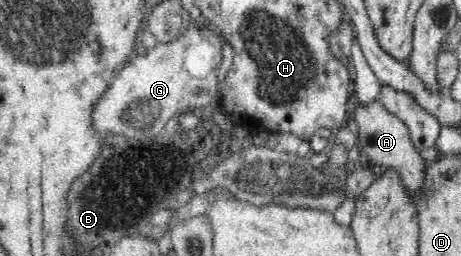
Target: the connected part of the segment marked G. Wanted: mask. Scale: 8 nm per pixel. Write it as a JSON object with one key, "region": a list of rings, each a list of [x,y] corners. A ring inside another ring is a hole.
{"region":[[[192,20],[183,36],[170,42],[157,43],[147,50],[145,55],[133,54],[127,59],[115,77],[110,81],[104,97],[93,106],[91,112],[91,124],[101,136],[108,136],[108,132],[117,132],[126,136],[148,137],[158,136],[163,126],[170,117],[178,117],[188,110],[196,110],[199,113],[208,106],[218,106],[220,91],[217,91],[218,67],[222,61],[222,44],[213,30],[205,28],[205,24],[199,30],[199,26]]]}

